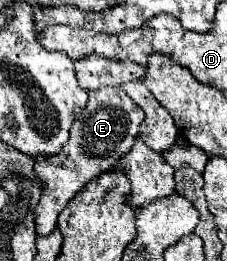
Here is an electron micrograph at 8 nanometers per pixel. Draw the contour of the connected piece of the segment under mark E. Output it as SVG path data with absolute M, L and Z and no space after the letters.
M118 86L118 88L102 88L88 94L86 110L78 124L72 124L70 138L62 146L58 154L36 158L34 160L34 174L42 182L42 196L34 212L36 234L48 236L56 230L56 218L66 208L70 198L82 190L82 186L96 178L102 172L108 172L118 160L132 150L134 140L138 138L138 128L144 120L142 108Z

